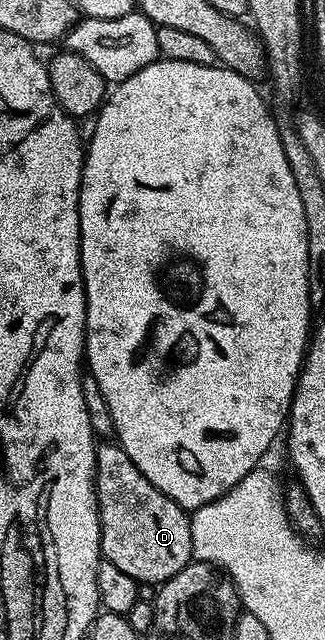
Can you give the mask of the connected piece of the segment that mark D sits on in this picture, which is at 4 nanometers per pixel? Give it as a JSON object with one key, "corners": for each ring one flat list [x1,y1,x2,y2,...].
{"corners":[[102,443,95,448,94,454,94,489,98,493,103,558,116,563,120,571,132,575,132,579,141,584,161,586,193,558,190,513,152,487,121,445]]}

